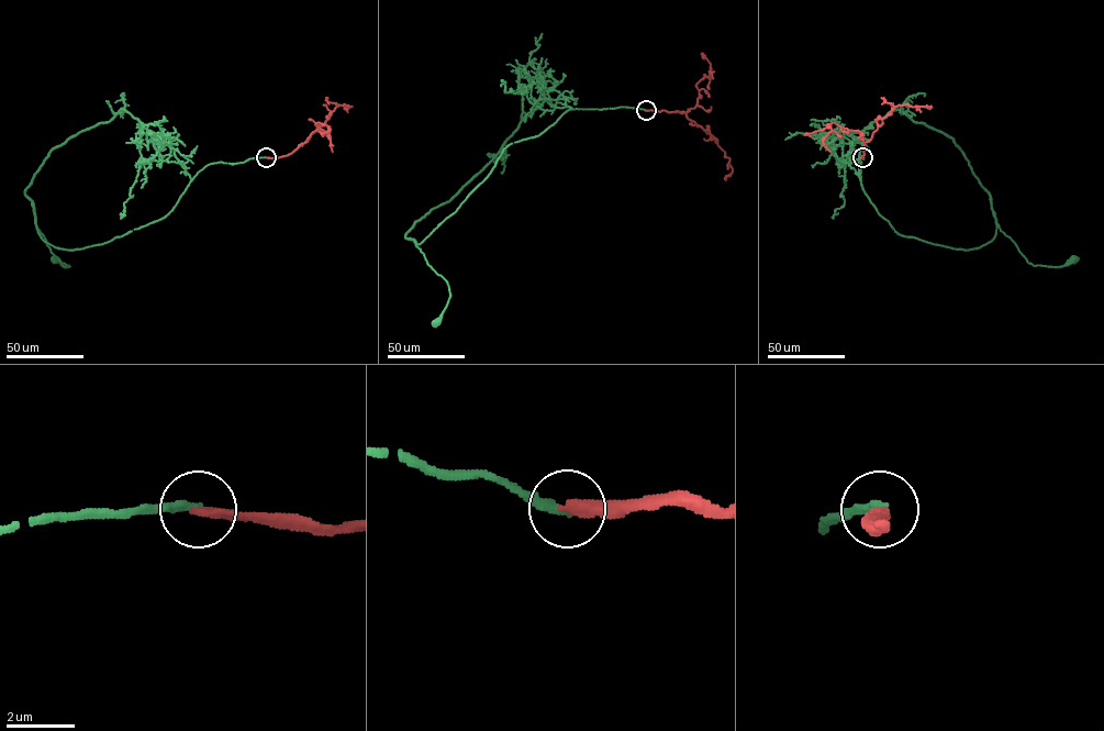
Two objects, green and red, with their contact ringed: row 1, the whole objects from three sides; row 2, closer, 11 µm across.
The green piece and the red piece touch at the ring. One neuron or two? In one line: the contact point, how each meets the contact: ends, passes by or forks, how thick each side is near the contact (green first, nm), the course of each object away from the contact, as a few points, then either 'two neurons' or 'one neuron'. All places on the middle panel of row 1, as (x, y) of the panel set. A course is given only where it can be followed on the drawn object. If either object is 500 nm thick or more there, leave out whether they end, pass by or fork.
at (646, 110); green ends there; red ends there; 280 nm thick on the green side, 320 nm on the other; green runs (646, 110), (537, 107), (484, 167), (415, 223), (405, 237), (415, 241), (449, 287), (446, 306), (435, 322); red runs (646, 110), (683, 112), (687, 118), (709, 131), (729, 158), (733, 172), (726, 179); two neurons

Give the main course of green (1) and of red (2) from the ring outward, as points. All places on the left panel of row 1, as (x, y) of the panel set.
1: (266, 157), (191, 179), (121, 110), (55, 146), (25, 190), (69, 266), (54, 259)
2: (266, 157), (291, 153), (336, 107), (345, 107)

